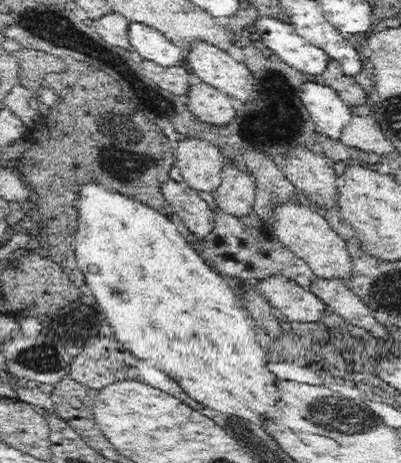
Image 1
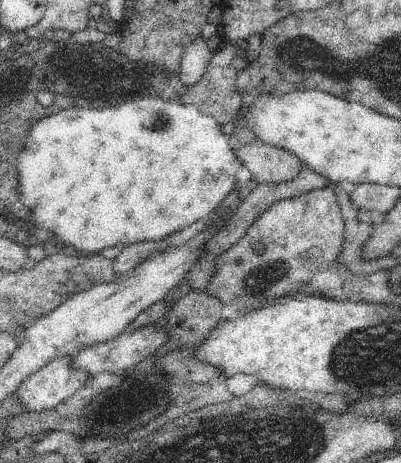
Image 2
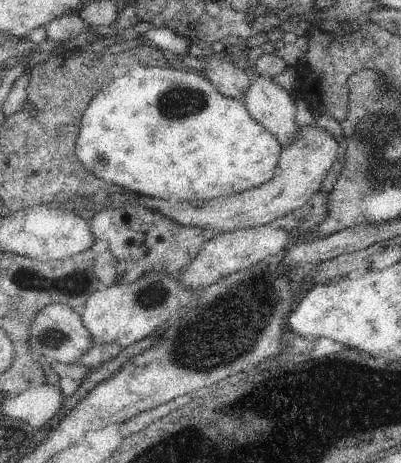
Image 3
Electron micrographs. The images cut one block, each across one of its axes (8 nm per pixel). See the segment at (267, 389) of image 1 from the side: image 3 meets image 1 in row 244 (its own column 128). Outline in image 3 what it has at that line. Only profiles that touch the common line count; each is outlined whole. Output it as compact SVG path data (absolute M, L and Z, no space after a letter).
M137 68L123 78L115 78L109 86L105 86L99 94L93 96L93 100L87 104L79 118L79 132L75 138L75 158L83 166L83 170L91 176L97 176L99 184L117 184L121 188L127 188L131 192L137 192L137 196L149 196L151 200L165 200L165 202L207 202L219 196L235 196L241 192L247 192L251 188L257 188L261 184L267 184L277 168L279 156L281 156L281 144L269 130L265 130L259 122L255 122L249 112L245 110L245 104L239 100L225 98L215 90L215 86L205 78L201 72L193 72L187 68Z

